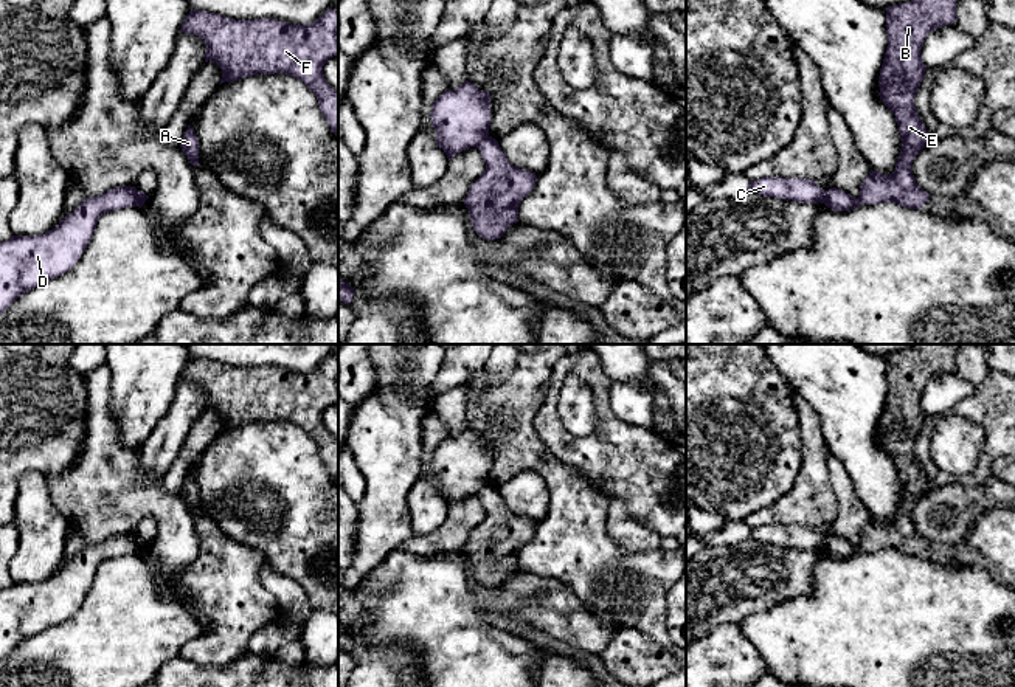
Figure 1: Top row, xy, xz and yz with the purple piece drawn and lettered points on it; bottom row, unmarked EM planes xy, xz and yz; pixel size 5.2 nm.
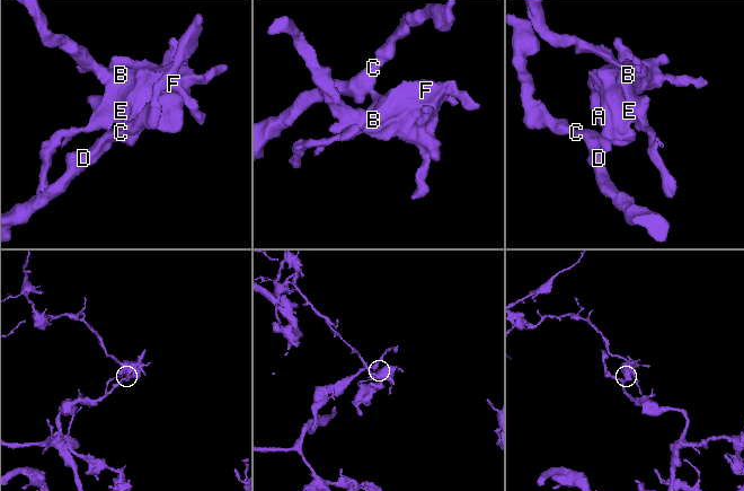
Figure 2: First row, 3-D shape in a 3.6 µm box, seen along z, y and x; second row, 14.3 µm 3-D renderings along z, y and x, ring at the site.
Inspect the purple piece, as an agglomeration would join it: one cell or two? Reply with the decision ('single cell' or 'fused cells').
fused cells

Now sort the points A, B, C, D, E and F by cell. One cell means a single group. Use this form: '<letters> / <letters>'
A B E F / C D

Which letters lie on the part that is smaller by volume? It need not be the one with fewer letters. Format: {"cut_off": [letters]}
{"cut_off": ["A", "B", "E", "F"]}

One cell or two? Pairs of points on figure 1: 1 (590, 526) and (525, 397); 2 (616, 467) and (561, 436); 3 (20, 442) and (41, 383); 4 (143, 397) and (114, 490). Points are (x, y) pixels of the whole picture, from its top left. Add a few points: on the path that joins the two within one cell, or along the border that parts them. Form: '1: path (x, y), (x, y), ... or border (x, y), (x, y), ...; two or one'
1: path (570, 493), (523, 447), (523, 430); one
2: path (602, 456), (585, 455), (575, 447); one
3: path (20, 428), (20, 403), (27, 397); one
4: border (112, 414), (117, 439), (140, 448); two

